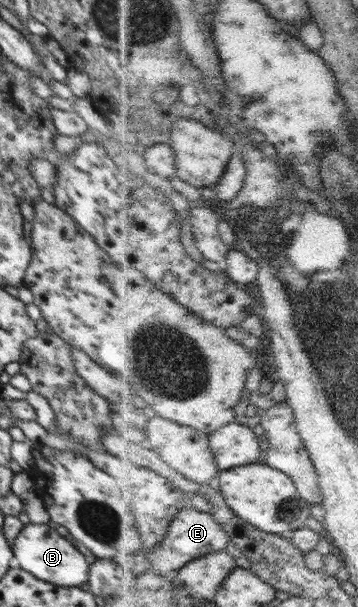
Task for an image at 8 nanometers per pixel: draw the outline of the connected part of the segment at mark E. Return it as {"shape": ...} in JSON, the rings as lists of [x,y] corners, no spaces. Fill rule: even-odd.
{"shape":[[[188,505],[171,523],[165,540],[156,548],[146,550],[148,560],[151,562],[149,567],[162,575],[169,576],[173,571],[186,567],[192,560],[214,552],[225,551],[231,542],[232,538],[230,532],[227,532],[226,525],[213,516],[213,513],[201,512],[198,508]]]}

